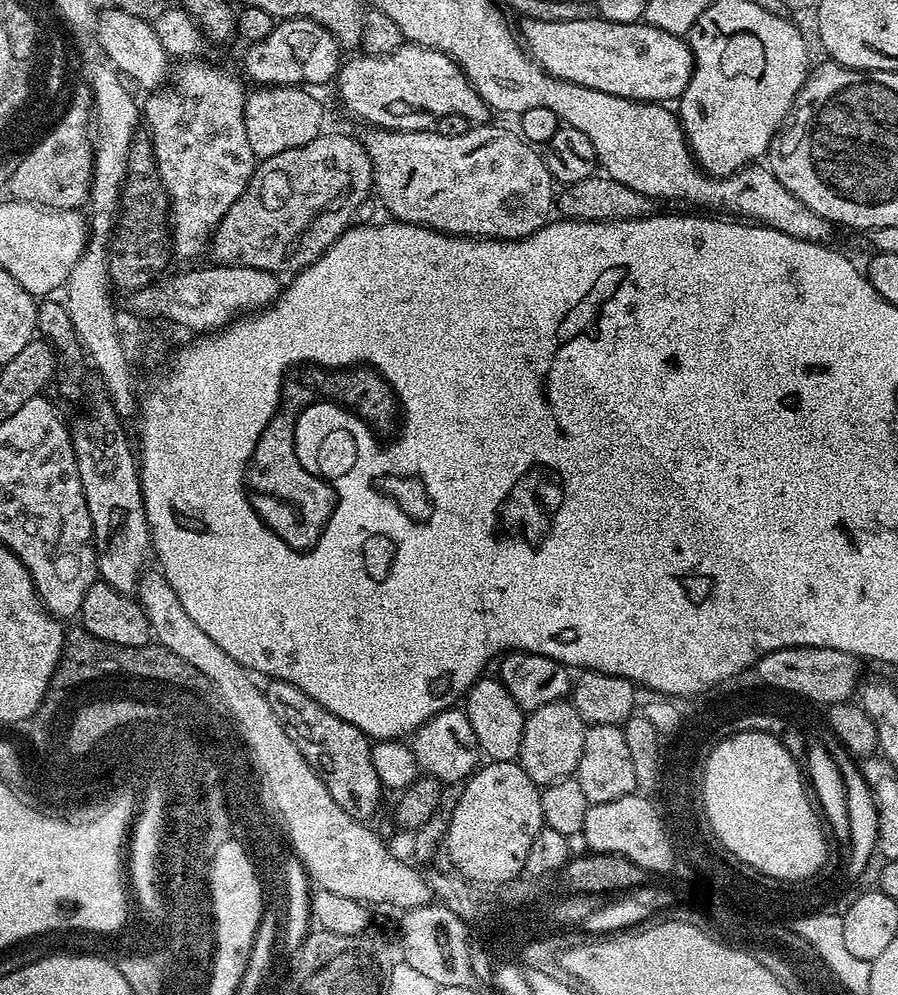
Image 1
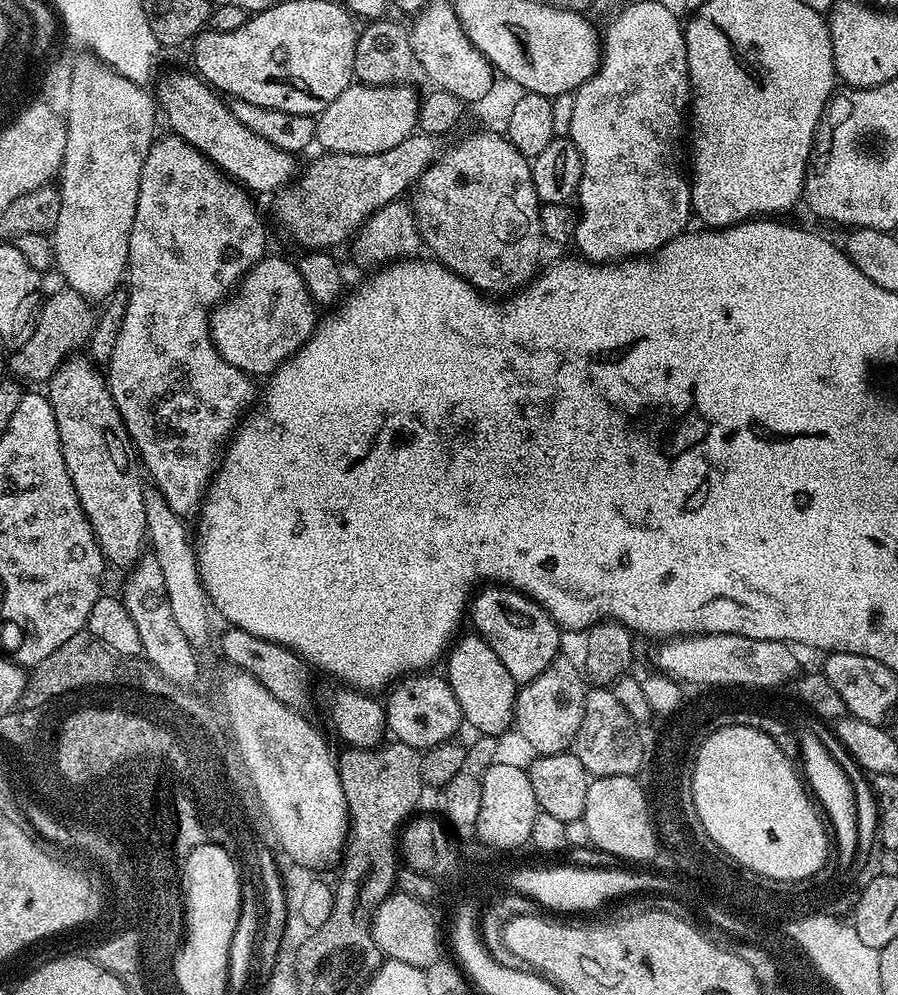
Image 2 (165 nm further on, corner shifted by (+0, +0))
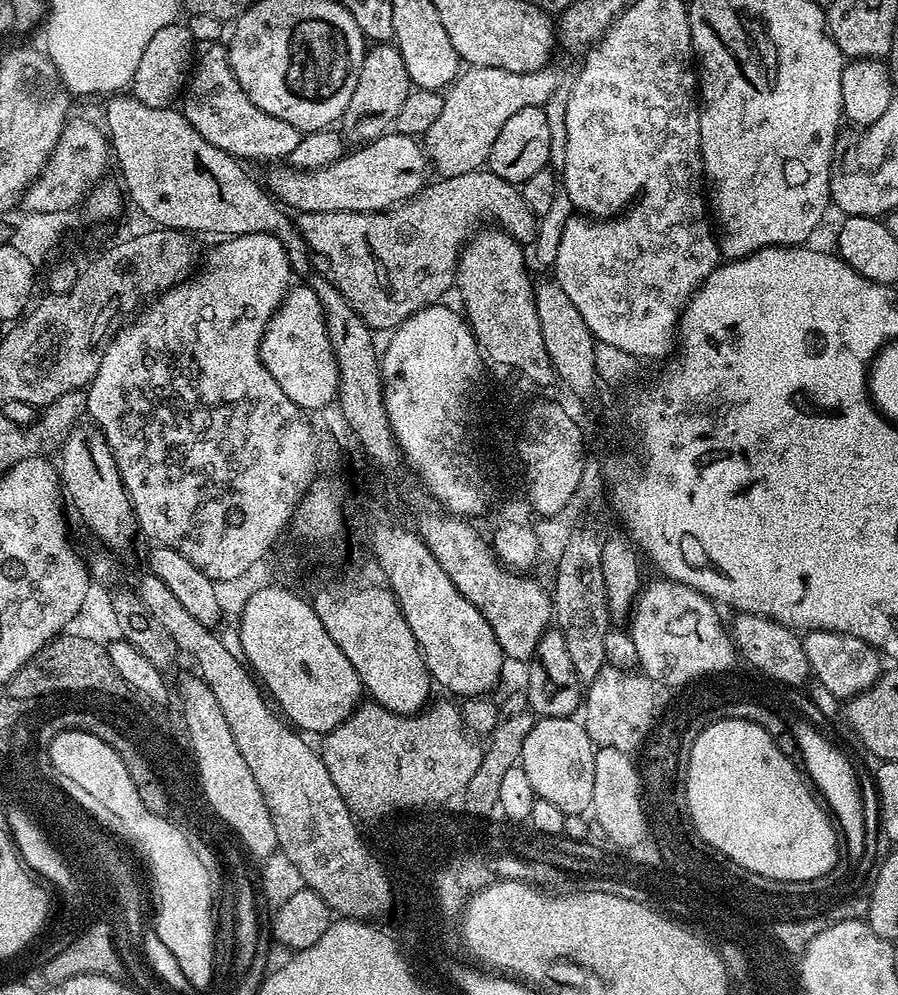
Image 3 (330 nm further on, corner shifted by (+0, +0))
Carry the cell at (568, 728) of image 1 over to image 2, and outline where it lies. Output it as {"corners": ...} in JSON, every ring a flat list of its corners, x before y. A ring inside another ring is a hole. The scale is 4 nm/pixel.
{"corners":[[561,654,554,662,550,662,550,666,546,666,546,670,542,670,542,674,538,674,538,678,534,678,517,691,514,728,515,731,520,731,521,738,533,748,536,756,567,752,575,745,576,735,582,726,588,689,589,685,586,683,586,676,581,665,577,661,575,664,567,654]]}

